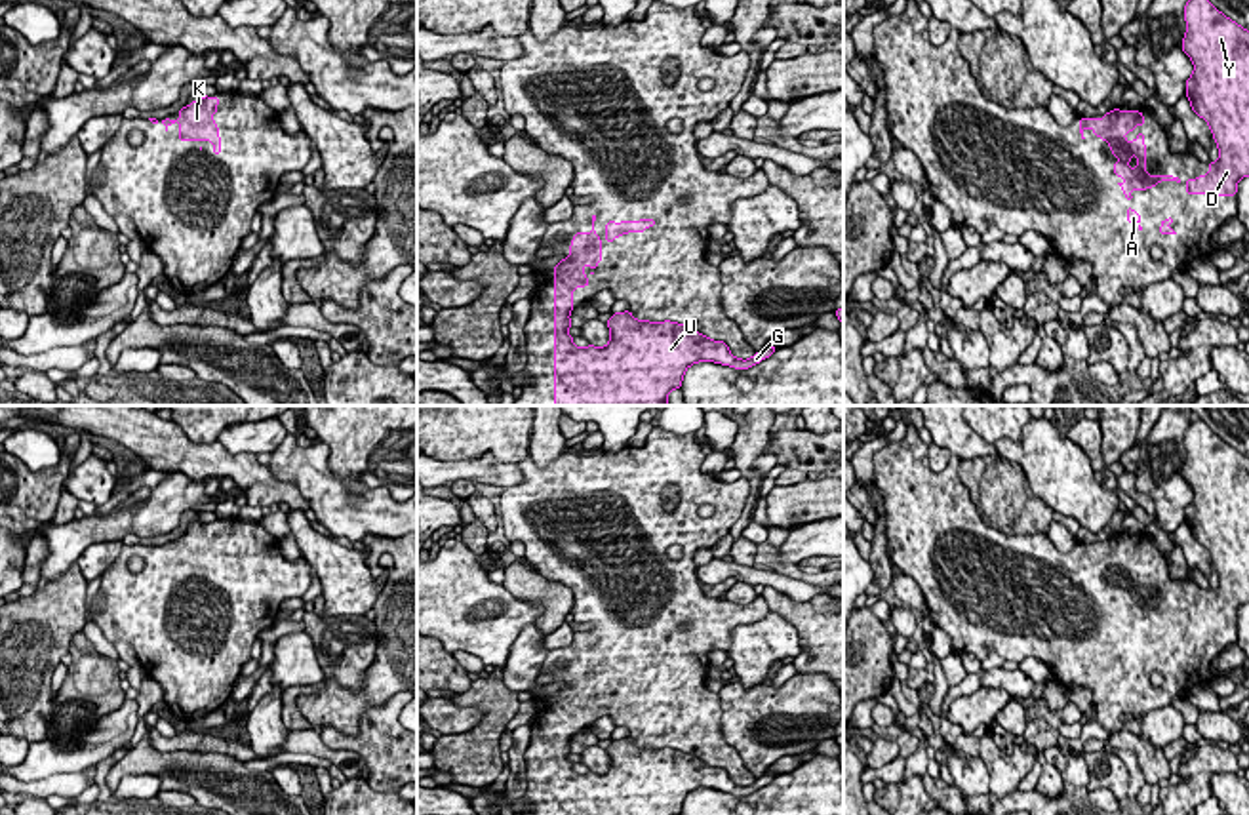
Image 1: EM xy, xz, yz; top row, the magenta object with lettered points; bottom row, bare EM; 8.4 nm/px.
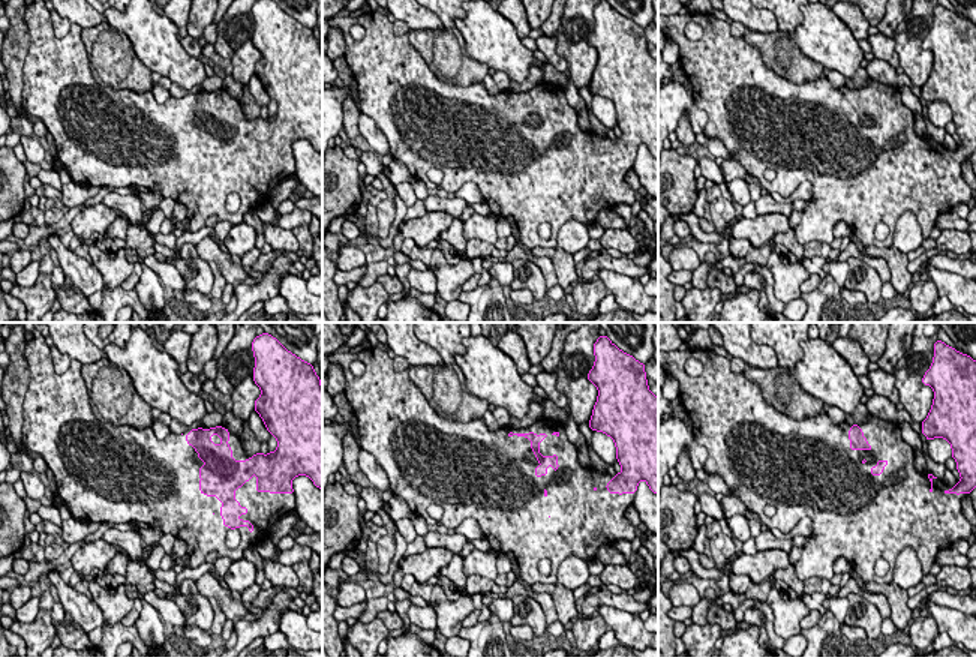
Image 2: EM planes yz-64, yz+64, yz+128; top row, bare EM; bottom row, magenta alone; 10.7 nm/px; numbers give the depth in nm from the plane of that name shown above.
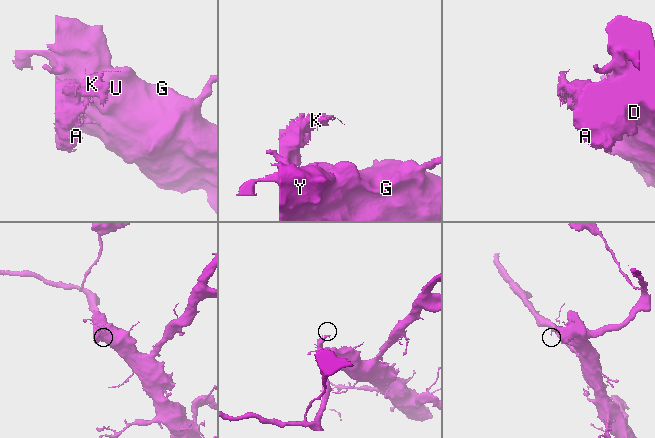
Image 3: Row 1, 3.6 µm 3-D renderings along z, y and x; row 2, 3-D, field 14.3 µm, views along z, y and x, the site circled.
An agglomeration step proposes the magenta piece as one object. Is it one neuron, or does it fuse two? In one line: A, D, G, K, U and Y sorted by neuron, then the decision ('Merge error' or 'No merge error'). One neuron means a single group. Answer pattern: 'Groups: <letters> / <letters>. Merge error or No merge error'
Groups: A D G K U Y. No merge error

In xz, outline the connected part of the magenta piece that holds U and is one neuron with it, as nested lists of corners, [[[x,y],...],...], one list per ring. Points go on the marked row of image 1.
[[[596,215],[592,232],[577,232],[567,257],[554,267],[554,406],[668,406],[668,392],[682,388],[689,366],[716,362],[748,369],[777,350],[765,345],[741,360],[724,341],[670,320],[636,320],[630,310],[611,314],[605,347],[575,347],[567,333],[573,289],[588,286],[583,267],[594,270],[602,261],[594,221]]]

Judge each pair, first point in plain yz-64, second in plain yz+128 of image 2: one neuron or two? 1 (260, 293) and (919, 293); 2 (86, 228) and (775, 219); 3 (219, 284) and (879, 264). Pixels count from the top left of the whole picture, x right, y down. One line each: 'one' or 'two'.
1: one
2: one
3: one

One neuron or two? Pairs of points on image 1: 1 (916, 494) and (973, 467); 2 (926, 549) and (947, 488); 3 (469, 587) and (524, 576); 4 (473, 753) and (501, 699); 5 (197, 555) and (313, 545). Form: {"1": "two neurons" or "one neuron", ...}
{"1": "two neurons", "2": "one neuron", "3": "two neurons", "4": "one neuron", "5": "two neurons"}

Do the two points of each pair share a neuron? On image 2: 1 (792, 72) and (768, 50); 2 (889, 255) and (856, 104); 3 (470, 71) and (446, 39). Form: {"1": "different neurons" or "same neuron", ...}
{"1": "same neuron", "2": "different neurons", "3": "same neuron"}

